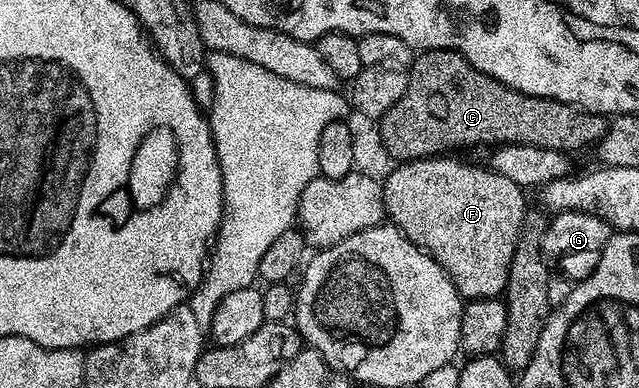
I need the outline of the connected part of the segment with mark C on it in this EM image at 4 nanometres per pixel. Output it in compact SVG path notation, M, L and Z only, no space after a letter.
M424 51L416 54L411 70L407 72L407 88L401 101L397 101L397 105L393 105L393 109L389 109L389 113L385 113L378 122L381 141L392 159L410 161L439 157L444 153L459 153L462 147L479 147L482 143L520 143L576 153L590 143L591 146L598 144L605 137L609 119L606 115L583 111L571 103L514 91L501 81L489 77L489 73L481 73L481 69L455 51Z

